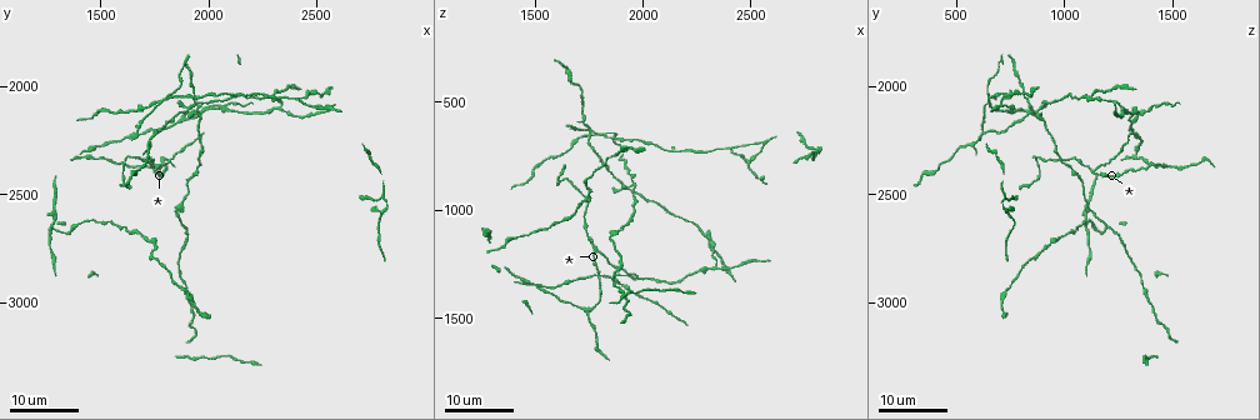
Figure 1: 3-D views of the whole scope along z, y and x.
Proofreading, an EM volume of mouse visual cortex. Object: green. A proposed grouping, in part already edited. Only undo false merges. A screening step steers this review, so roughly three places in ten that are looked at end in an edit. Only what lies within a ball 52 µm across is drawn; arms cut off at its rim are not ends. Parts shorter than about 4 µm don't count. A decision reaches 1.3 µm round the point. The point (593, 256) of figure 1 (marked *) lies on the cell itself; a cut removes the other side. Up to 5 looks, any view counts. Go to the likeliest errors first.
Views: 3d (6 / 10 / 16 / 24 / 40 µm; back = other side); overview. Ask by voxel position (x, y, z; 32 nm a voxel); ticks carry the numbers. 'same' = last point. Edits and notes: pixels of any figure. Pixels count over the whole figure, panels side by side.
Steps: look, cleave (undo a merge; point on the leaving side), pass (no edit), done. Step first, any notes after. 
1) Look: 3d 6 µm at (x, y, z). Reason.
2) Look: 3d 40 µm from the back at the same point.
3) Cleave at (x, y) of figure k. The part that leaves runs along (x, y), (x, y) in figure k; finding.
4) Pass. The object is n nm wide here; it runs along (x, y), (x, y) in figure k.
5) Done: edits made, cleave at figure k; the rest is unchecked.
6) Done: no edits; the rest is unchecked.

Look: 3d 16 µm at (2310, 2030, 1130). Thin arm on a thick one.

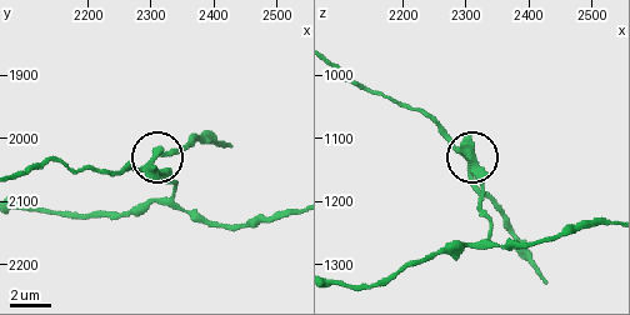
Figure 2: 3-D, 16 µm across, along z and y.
Look: 3d 10 µm at the same point. Zoom in.

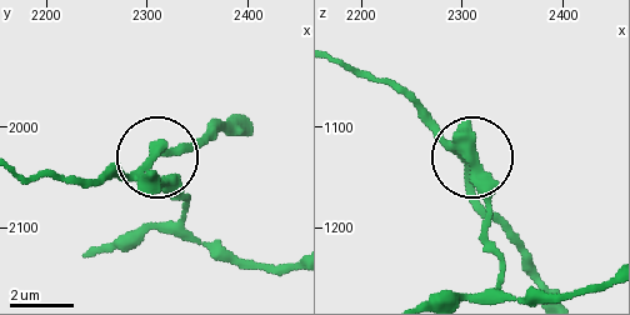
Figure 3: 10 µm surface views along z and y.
Cleave at (163, 139) of figure 3. 5 arms meet here; the part that leaves runs along (136, 178), (24, 174) in figure 3; a second cell is stuck on.

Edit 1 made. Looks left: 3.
Look: overview.

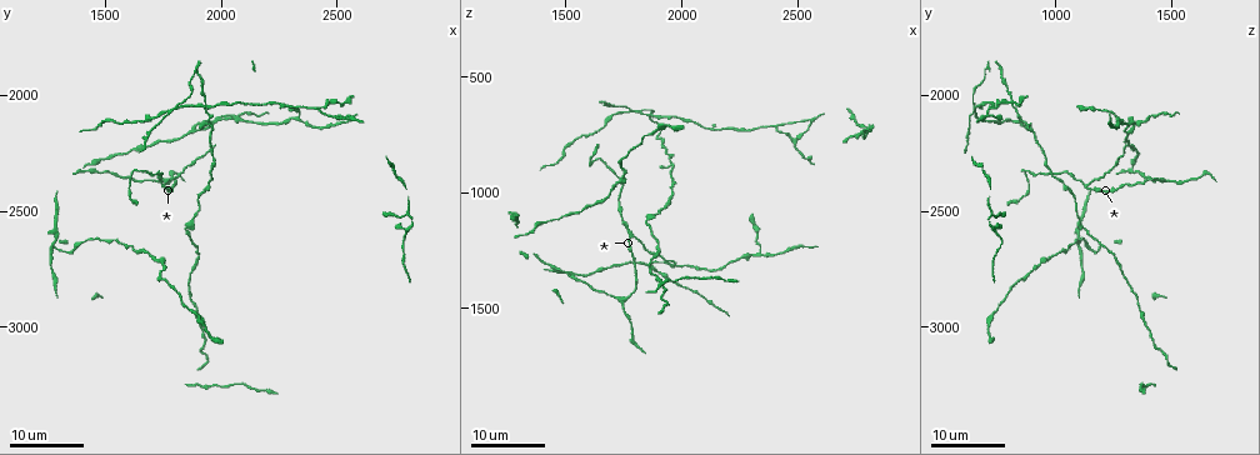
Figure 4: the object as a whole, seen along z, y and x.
Look: 3d 24 µm at (1750, 2400, 1140).

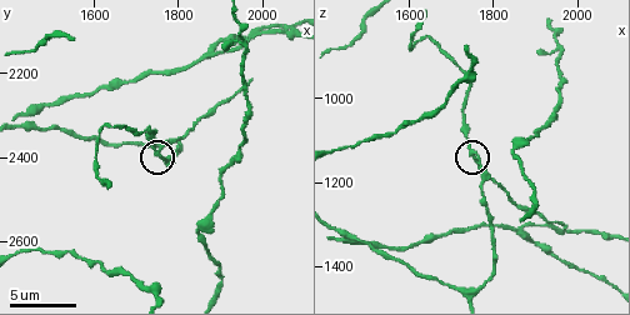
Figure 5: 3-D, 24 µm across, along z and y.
Look: 3d 10 µm at (1755, 2385, 1135).

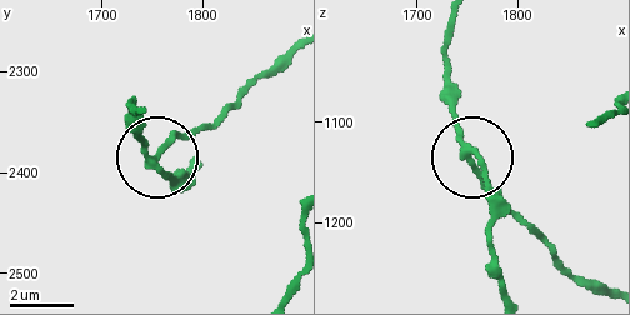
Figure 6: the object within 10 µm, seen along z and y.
Cleave at (174, 136) of figure 6. The part that leaves runs along (148, 166), (293, 53) in figure 6; a second cell is stuck on.

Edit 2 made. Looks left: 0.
Done: edits made, cleave at figure 3, cleave at figure 6; the rest is unchecked.

